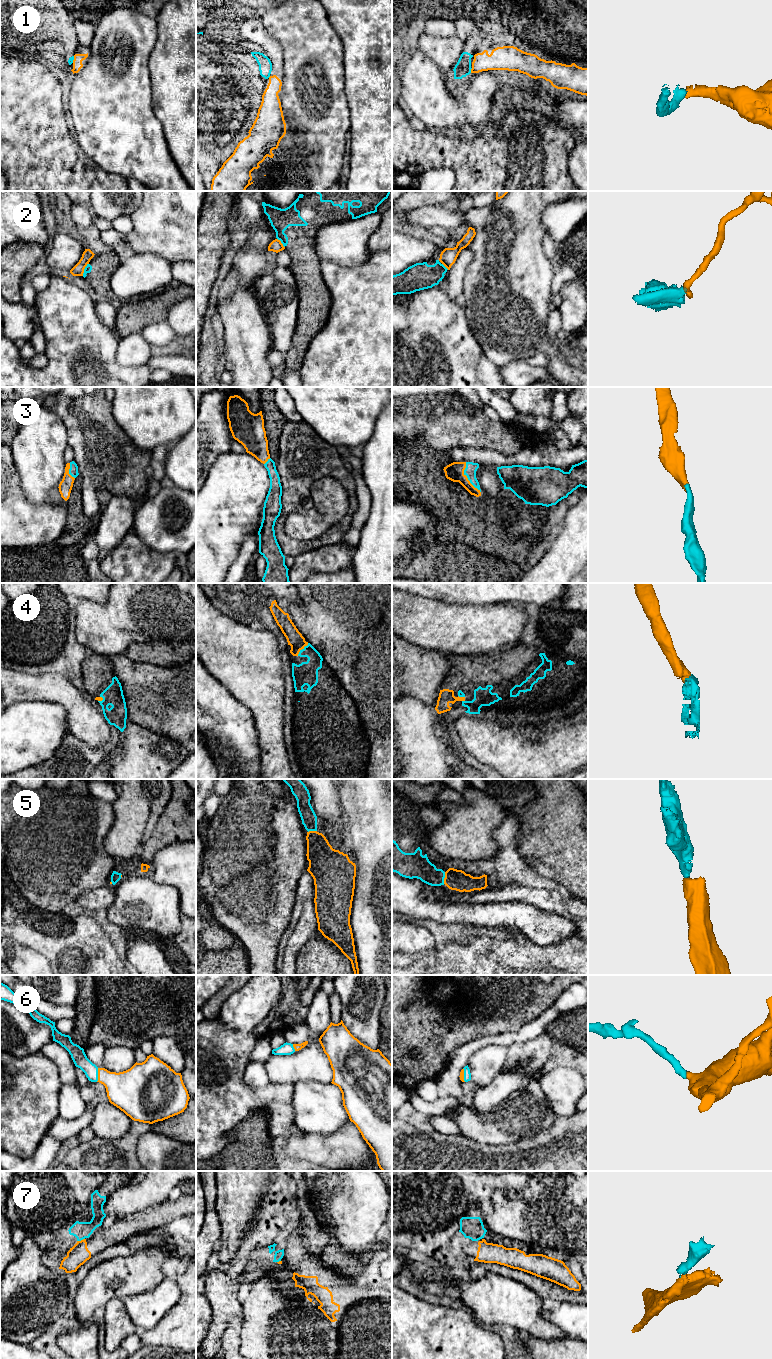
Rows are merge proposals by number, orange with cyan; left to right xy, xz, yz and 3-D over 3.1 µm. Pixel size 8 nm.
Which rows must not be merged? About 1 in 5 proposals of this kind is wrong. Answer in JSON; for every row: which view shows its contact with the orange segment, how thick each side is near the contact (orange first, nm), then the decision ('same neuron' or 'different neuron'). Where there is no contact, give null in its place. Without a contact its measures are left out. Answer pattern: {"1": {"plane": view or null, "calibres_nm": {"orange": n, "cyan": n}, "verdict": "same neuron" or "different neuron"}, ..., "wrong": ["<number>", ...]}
{"1": {"plane": "yz", "calibres_nm": {"orange": 180, "cyan": 130}, "verdict": "different neuron"}, "2": {"plane": "xy", "calibres_nm": {"orange": 90, "cyan": 60}, "verdict": "different neuron"}, "3": {"plane": "yz", "calibres_nm": {"orange": 140, "cyan": 100}, "verdict": "same neuron"}, "4": {"plane": "xz", "calibres_nm": {"orange": 130, "cyan": 190}, "verdict": "same neuron"}, "5": {"plane": "yz", "calibres_nm": {"orange": 170, "cyan": 200}, "verdict": "same neuron"}, "6": {"plane": "xy", "calibres_nm": {"orange": 300, "cyan": 120}, "verdict": "same neuron"}, "7": {"plane": "xy", "calibres_nm": {"orange": 160, "cyan": 140}, "verdict": "different neuron"}, "wrong": ["1", "2", "7"]}

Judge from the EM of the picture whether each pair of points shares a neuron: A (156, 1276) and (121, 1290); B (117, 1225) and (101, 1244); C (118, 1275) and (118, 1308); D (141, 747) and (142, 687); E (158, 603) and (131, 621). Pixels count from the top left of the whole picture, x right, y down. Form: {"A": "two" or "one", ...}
{"A": "one", "B": "one", "C": "two", "D": "two", "E": "one"}

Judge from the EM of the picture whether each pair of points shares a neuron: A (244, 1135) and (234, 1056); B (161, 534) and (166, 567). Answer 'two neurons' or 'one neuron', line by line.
A: two neurons
B: two neurons

